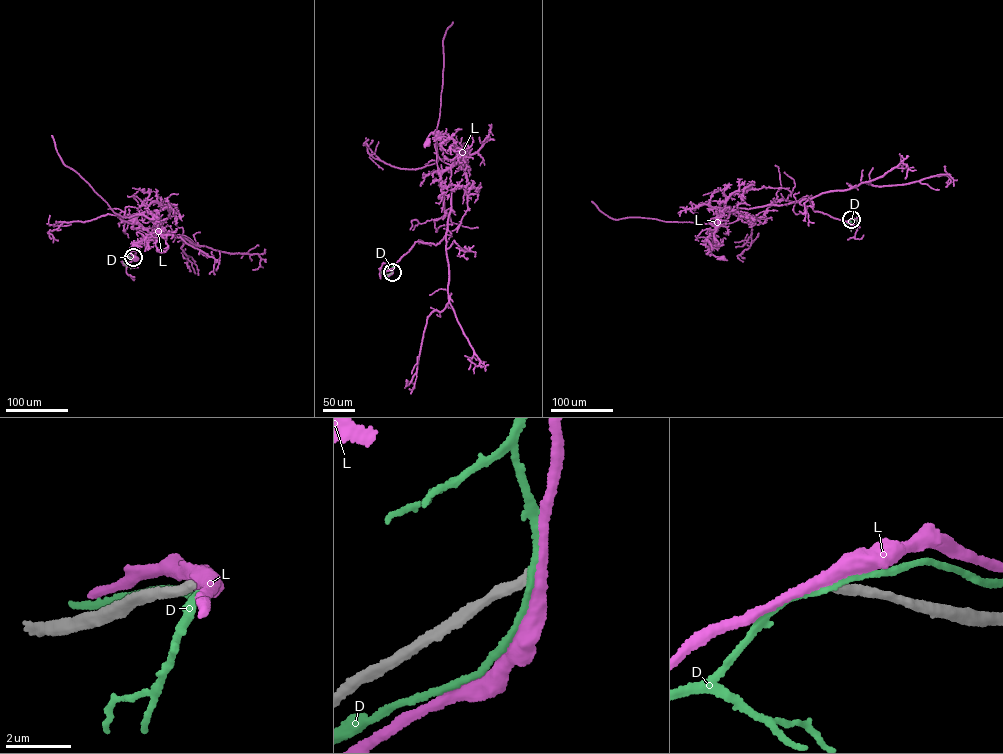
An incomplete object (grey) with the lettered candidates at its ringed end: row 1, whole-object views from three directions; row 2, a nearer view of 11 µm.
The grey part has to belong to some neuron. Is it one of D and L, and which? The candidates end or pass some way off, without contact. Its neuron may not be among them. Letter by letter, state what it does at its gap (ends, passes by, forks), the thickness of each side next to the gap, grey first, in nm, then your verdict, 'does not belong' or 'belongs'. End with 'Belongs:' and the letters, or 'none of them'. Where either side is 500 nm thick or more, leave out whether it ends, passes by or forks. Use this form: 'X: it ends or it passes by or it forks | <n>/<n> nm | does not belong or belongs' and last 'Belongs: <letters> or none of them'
D: it passes by | 280/200 nm | does not belong
L: it passes by | 280/360 nm | does not belong
Belongs: none of them

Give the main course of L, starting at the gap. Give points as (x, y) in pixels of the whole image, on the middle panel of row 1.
L: (392, 272), (415, 242), (436, 245), (446, 233), (451, 166), (464, 156), (452, 139), (431, 133), (427, 143)

